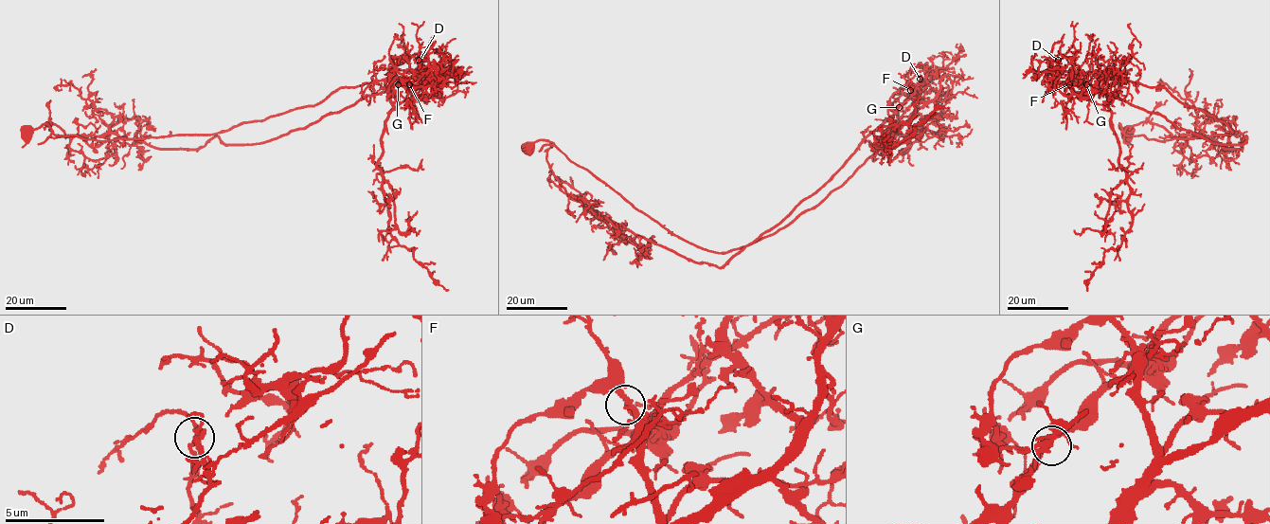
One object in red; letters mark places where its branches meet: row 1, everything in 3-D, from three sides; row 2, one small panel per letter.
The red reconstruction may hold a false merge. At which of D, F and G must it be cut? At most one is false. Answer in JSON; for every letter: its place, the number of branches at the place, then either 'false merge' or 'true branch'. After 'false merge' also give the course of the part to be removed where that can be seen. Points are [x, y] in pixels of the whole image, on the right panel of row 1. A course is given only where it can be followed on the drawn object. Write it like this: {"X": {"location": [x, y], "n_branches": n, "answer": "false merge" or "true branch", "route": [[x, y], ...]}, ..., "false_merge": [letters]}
{"D": {"location": [1058, 60], "n_branches": 3, "answer": "true branch"}, "F": {"location": [1069, 84], "n_branches": 3, "answer": "false merge", "route": [[1069, 84], [1212, 142], [1246, 138], [1225, 149], [1141, 121], [1125, 129], [1131, 144]]}, "G": {"location": [1086, 84], "n_branches": 3, "answer": "true branch"}, "false_merge": ["F"]}

